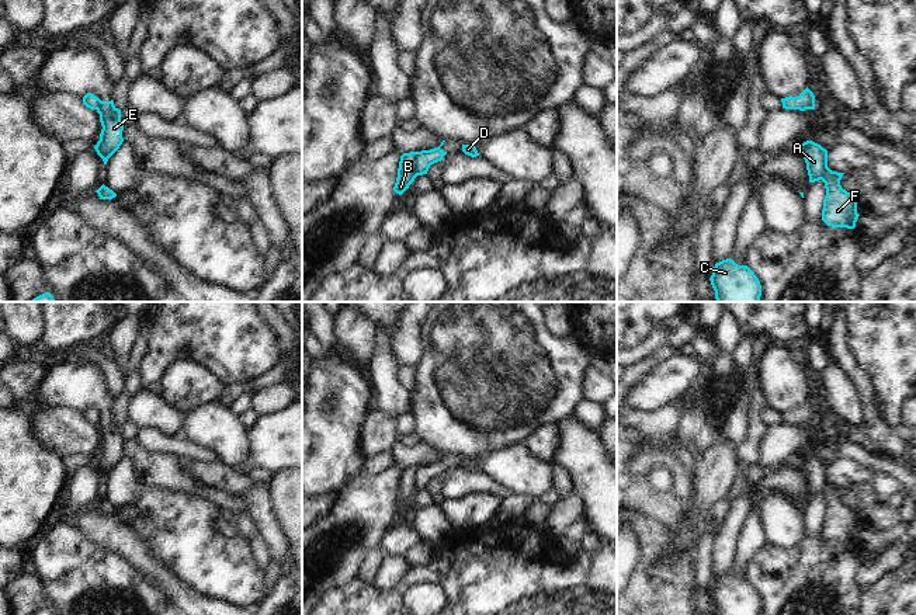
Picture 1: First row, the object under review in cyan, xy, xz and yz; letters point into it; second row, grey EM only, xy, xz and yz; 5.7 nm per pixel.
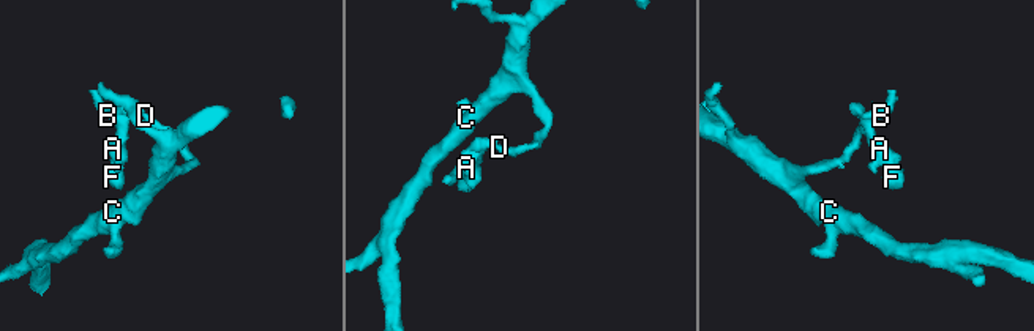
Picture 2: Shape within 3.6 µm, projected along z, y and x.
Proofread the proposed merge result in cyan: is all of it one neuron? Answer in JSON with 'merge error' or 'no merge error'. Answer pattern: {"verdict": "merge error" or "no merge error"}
{"verdict": "merge error"}

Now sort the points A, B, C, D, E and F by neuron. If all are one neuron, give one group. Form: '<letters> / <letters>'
A E F / B C D

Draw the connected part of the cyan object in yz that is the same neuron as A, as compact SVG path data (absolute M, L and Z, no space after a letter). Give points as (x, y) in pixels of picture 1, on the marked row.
M806 140L797 146L802 153L809 183L822 180L826 188L822 220L832 227L854 229L858 219L857 199L842 188L840 180L844 173L832 171L827 167L827 150L820 145Z

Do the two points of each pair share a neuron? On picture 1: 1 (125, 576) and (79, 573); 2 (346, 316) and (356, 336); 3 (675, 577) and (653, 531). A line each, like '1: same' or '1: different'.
1: same
2: same
3: same

